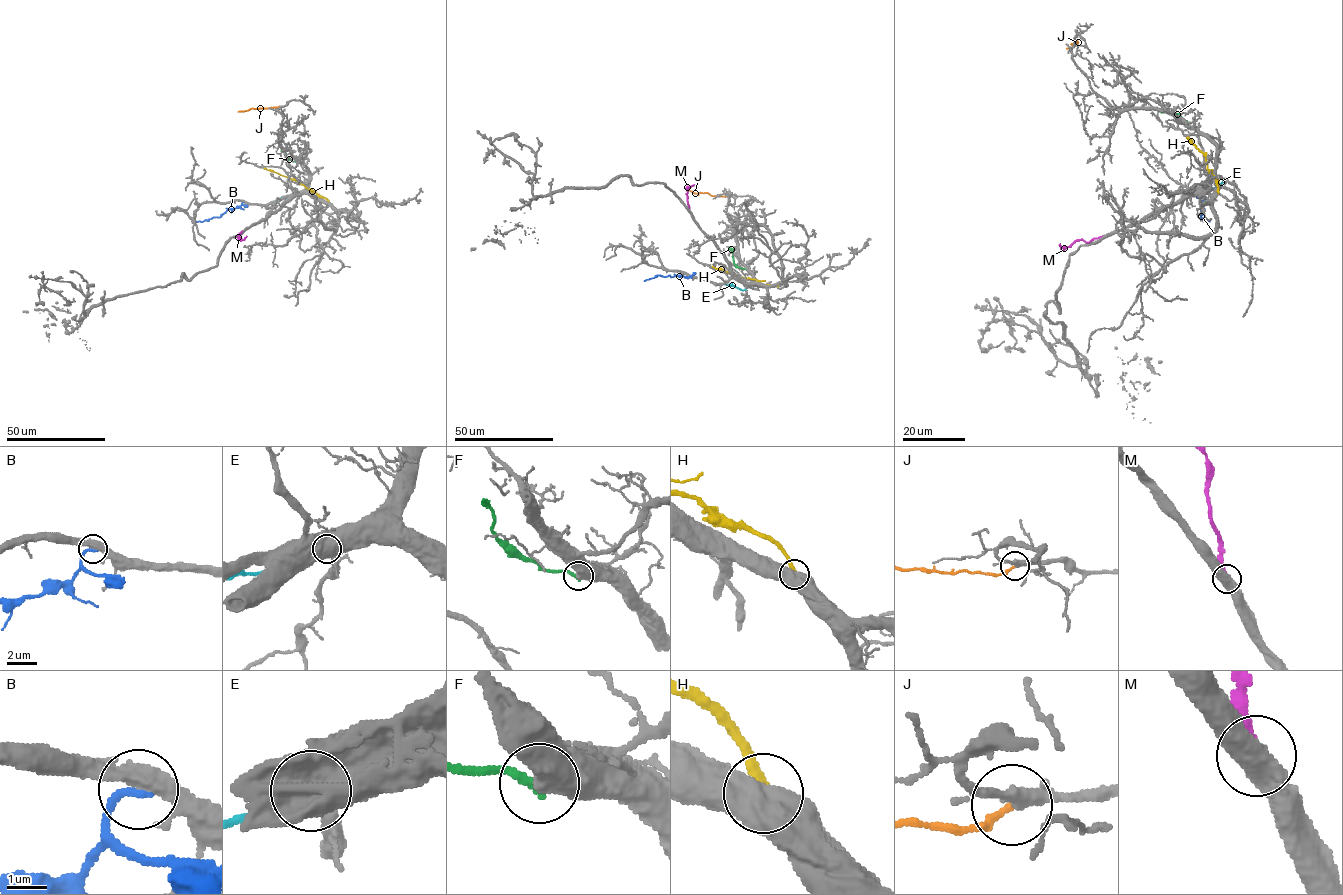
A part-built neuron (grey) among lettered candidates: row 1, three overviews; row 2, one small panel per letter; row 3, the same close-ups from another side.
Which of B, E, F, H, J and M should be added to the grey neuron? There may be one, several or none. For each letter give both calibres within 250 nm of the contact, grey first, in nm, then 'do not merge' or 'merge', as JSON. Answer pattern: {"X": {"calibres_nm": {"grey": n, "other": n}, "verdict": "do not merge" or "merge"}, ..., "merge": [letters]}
{"B": {"calibres_nm": {"grey": 440, "other": 200}, "verdict": "do not merge"}, "E": {"calibres_nm": {"grey": 280, "other": 190}, "verdict": "do not merge"}, "F": {"calibres_nm": {"grey": 600, "other": 200}, "verdict": "do not merge"}, "H": {"calibres_nm": {"grey": 750, "other": 320}, "verdict": "do not merge"}, "J": {"calibres_nm": {"grey": 360, "other": 170}, "verdict": "do not merge"}, "M": {"calibres_nm": {"grey": 480, "other": 300}, "verdict": "do not merge"}, "merge": []}

